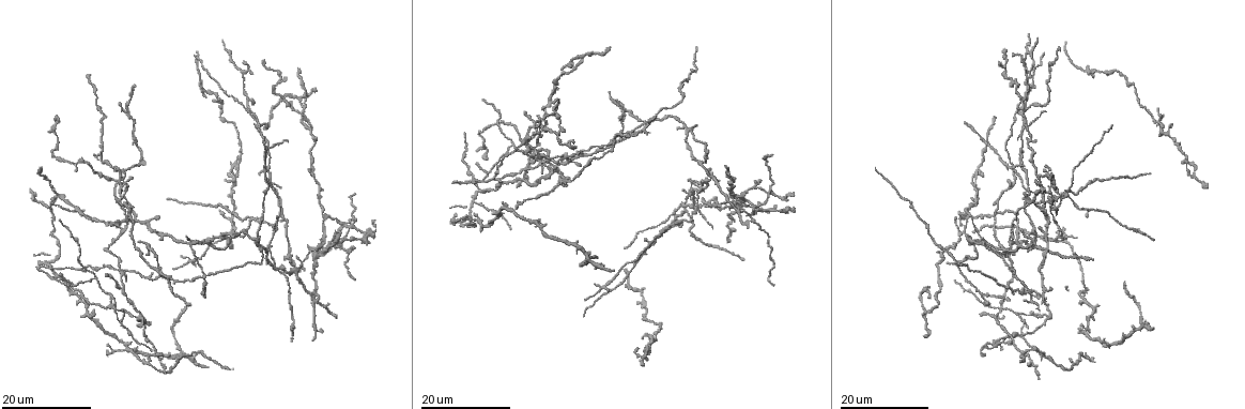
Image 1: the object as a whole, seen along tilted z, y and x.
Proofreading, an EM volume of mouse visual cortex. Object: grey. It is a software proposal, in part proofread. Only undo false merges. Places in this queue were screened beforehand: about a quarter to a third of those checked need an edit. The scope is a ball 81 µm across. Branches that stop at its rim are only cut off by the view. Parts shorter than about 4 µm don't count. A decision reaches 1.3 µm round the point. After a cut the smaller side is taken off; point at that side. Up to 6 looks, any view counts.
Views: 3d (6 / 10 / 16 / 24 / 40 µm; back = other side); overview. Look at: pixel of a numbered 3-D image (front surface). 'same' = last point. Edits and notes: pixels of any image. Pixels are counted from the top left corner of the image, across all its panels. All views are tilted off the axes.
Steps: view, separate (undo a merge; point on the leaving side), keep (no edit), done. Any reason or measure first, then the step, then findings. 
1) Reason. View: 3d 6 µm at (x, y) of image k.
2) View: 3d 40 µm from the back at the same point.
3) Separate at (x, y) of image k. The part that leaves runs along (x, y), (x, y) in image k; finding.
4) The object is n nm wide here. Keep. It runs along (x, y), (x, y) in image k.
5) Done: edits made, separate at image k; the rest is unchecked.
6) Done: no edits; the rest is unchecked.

Branch point. View: 3d 24 µm at (233, 175) of image 1.

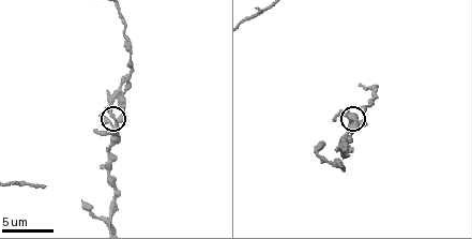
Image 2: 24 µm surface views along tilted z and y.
View: 3d 6 µm at (116, 124) of image 2.

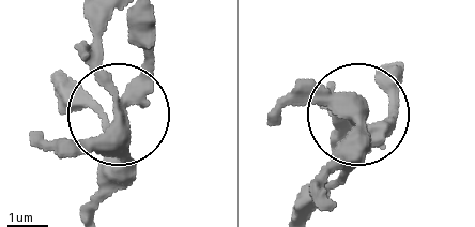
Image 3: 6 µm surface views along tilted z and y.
View: 3d 6 µm from the back at (117, 106) of image 3.

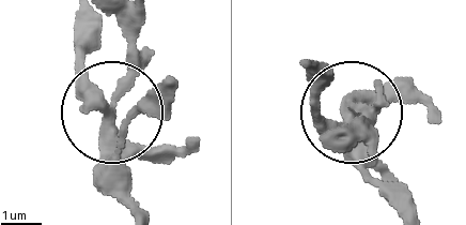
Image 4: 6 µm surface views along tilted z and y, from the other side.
Keep. It runs along (303, 68), (319, 111), (334, 122), (358, 106), (363, 130) in image 4; all the same neuron.

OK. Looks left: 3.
Four arms meet. View: 3d 24 µm at (296, 267) of image 1.

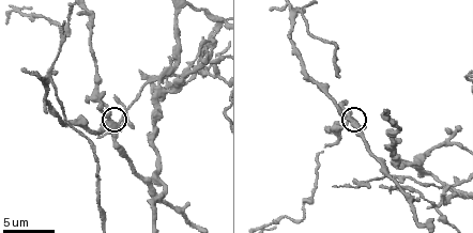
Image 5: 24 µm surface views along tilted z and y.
View: 3d 6 µm at (107, 121) of image 5.

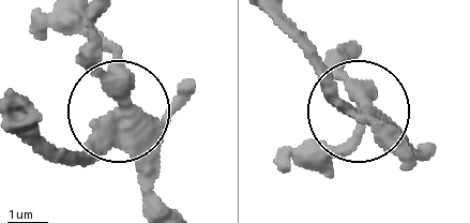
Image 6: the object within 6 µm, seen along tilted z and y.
The object is 350 nm wide here. Keep. One neuron here.

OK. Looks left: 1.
Done: no edits; the rest is unchecked.

